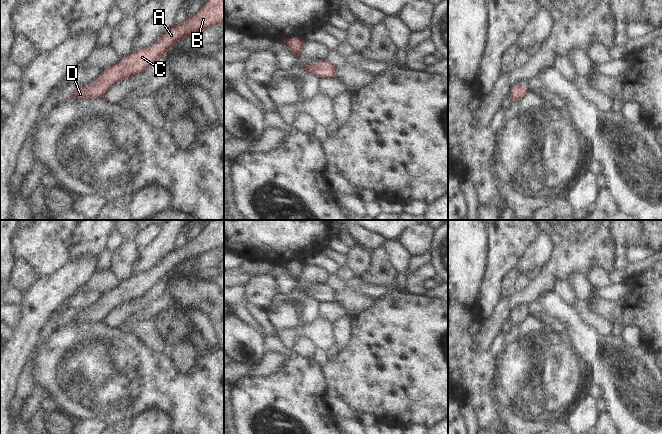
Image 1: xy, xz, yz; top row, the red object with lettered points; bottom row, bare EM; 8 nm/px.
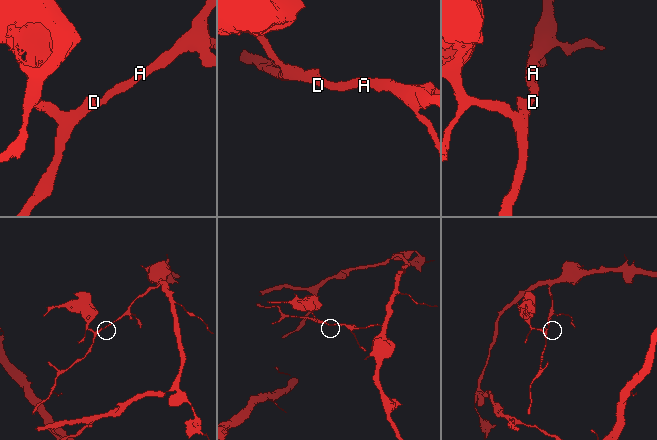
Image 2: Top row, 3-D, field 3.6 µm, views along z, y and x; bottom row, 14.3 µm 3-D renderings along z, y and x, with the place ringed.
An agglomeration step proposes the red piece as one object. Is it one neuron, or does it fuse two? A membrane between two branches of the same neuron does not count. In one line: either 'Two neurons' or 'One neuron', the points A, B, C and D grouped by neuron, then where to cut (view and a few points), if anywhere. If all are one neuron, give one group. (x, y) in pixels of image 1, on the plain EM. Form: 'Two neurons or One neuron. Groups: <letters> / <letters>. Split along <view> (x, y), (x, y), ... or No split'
One neuron. Groups: A B C D. No split.

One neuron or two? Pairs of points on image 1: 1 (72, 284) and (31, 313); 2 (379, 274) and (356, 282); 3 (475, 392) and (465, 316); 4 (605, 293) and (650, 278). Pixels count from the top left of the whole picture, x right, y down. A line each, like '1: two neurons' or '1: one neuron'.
1: one neuron
2: two neurons
3: one neuron
4: two neurons

